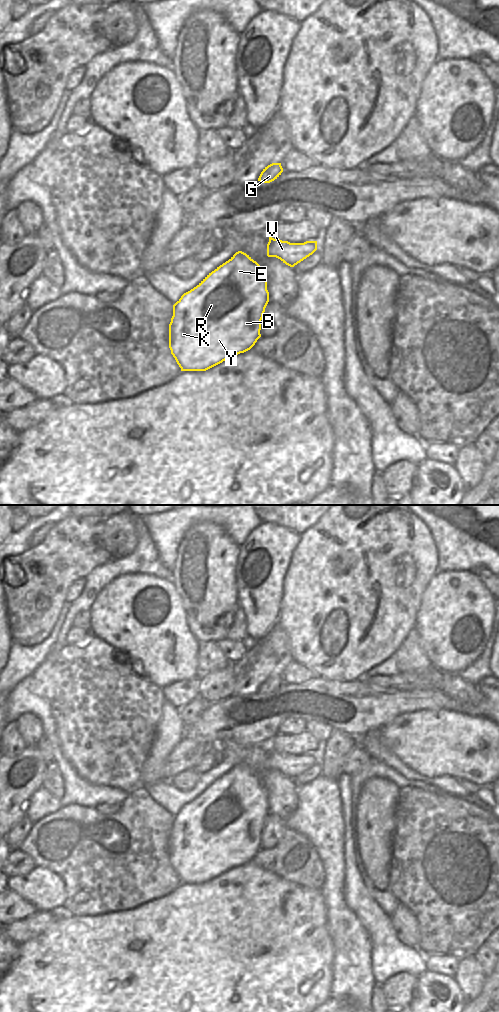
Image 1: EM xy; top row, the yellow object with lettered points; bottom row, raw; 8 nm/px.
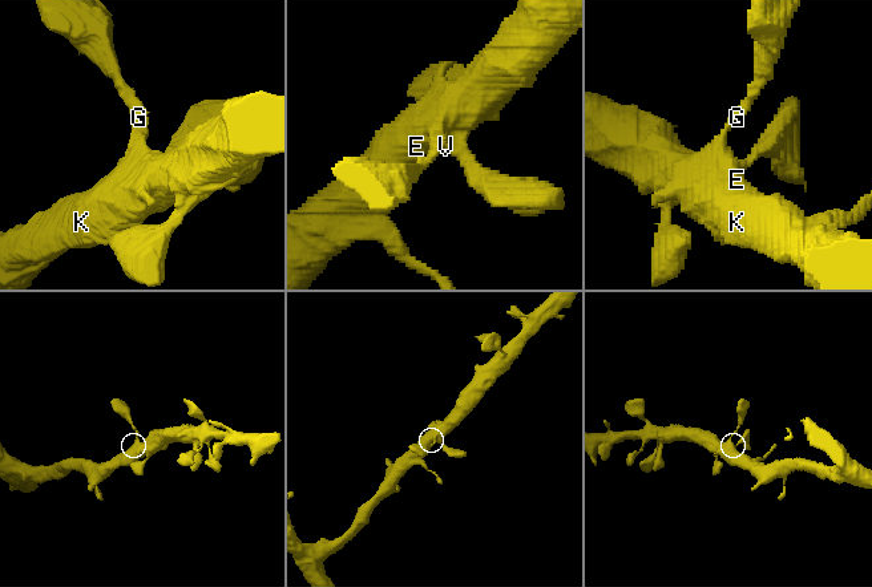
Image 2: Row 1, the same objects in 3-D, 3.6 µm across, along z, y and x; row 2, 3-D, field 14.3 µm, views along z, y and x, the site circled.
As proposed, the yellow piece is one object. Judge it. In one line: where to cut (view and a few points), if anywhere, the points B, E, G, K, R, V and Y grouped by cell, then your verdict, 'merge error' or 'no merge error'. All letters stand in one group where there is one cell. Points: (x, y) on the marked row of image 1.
no cut; B E G K R V Y; no merge error

